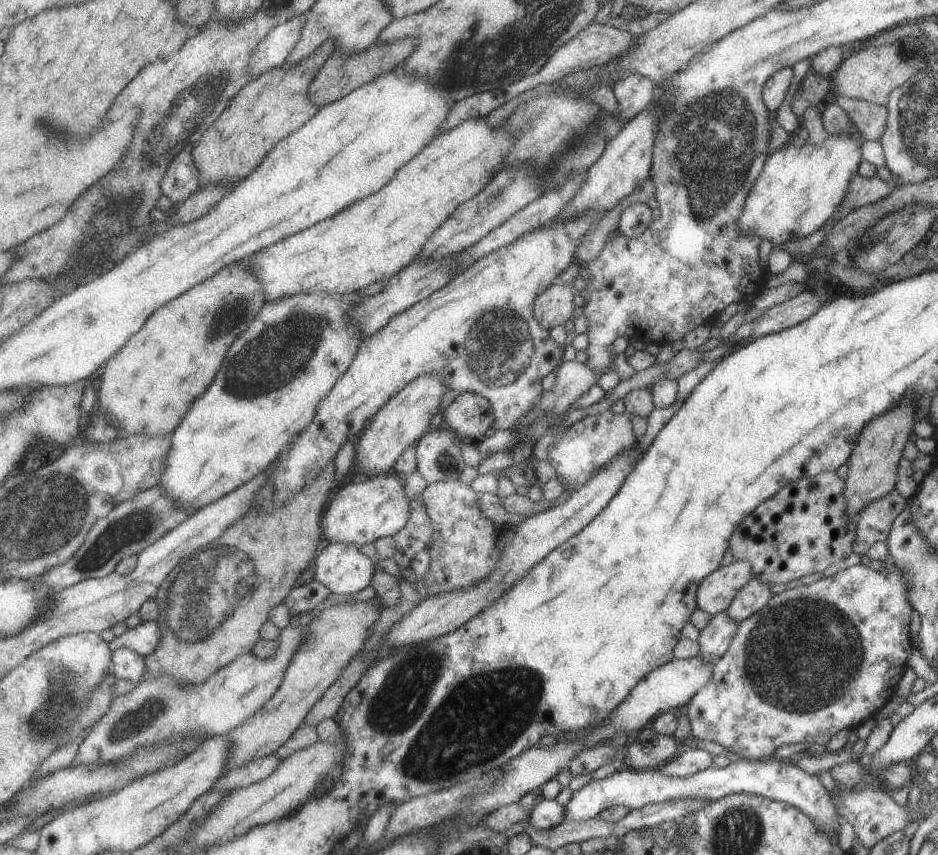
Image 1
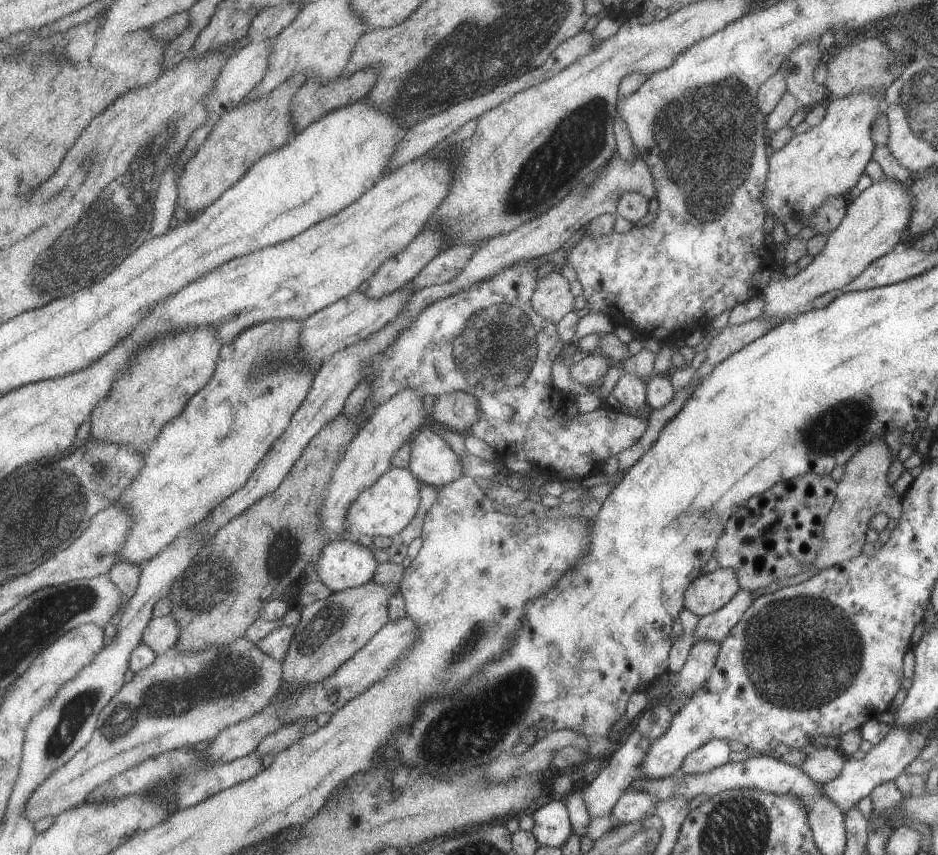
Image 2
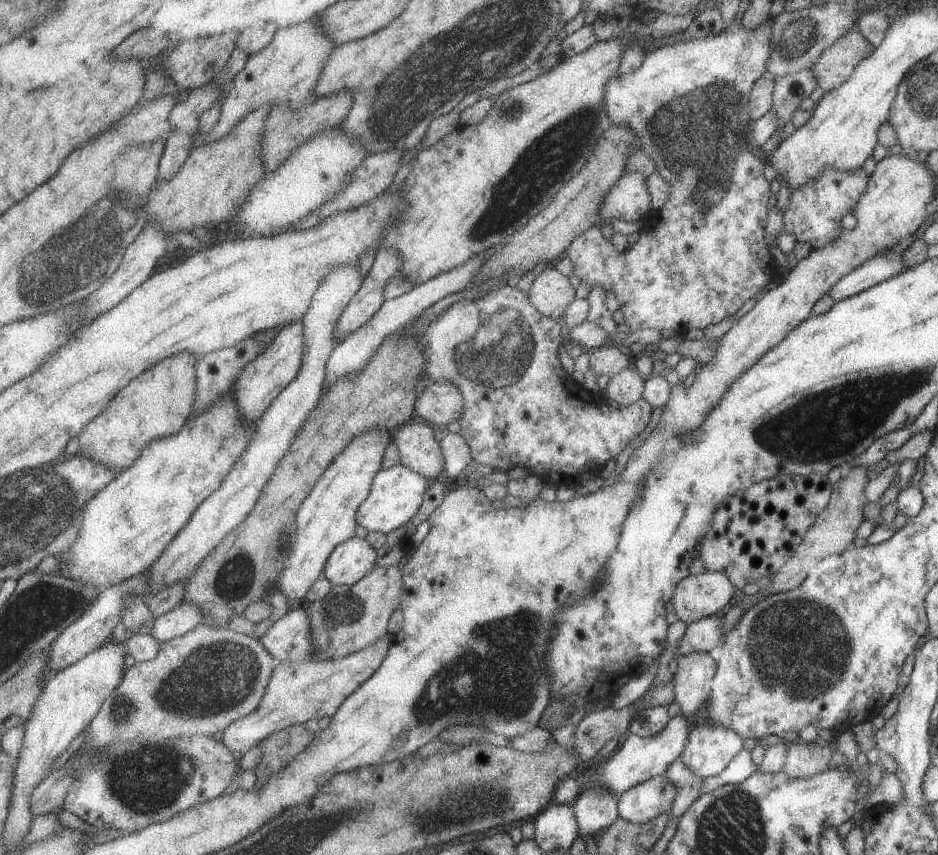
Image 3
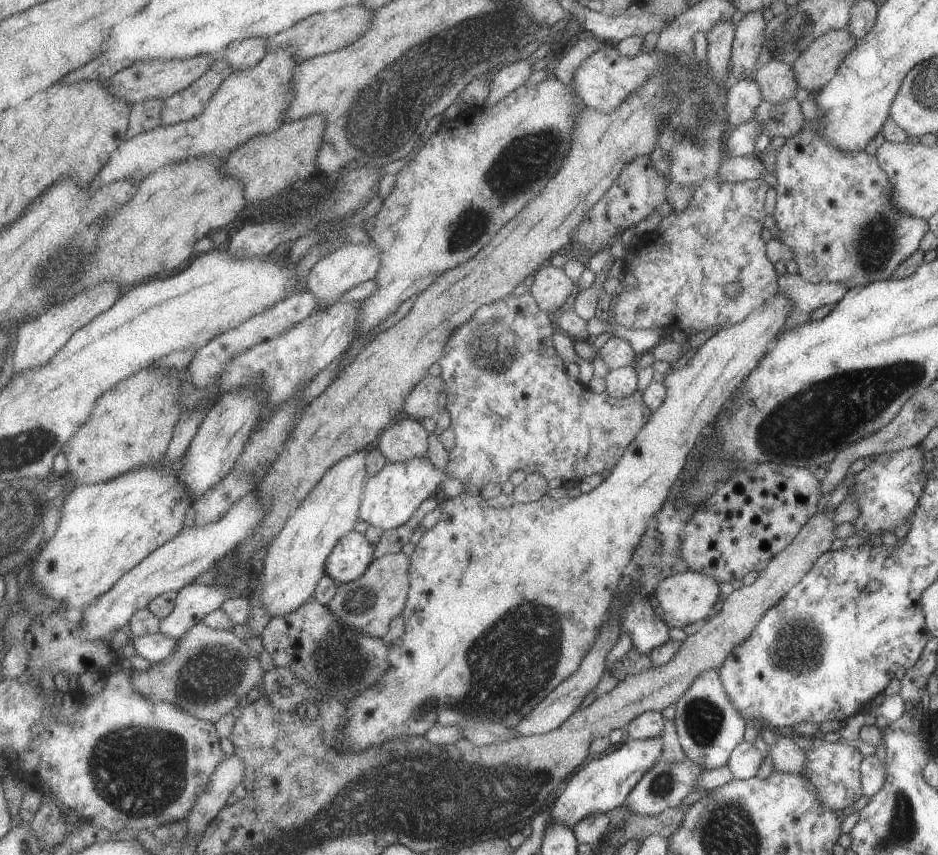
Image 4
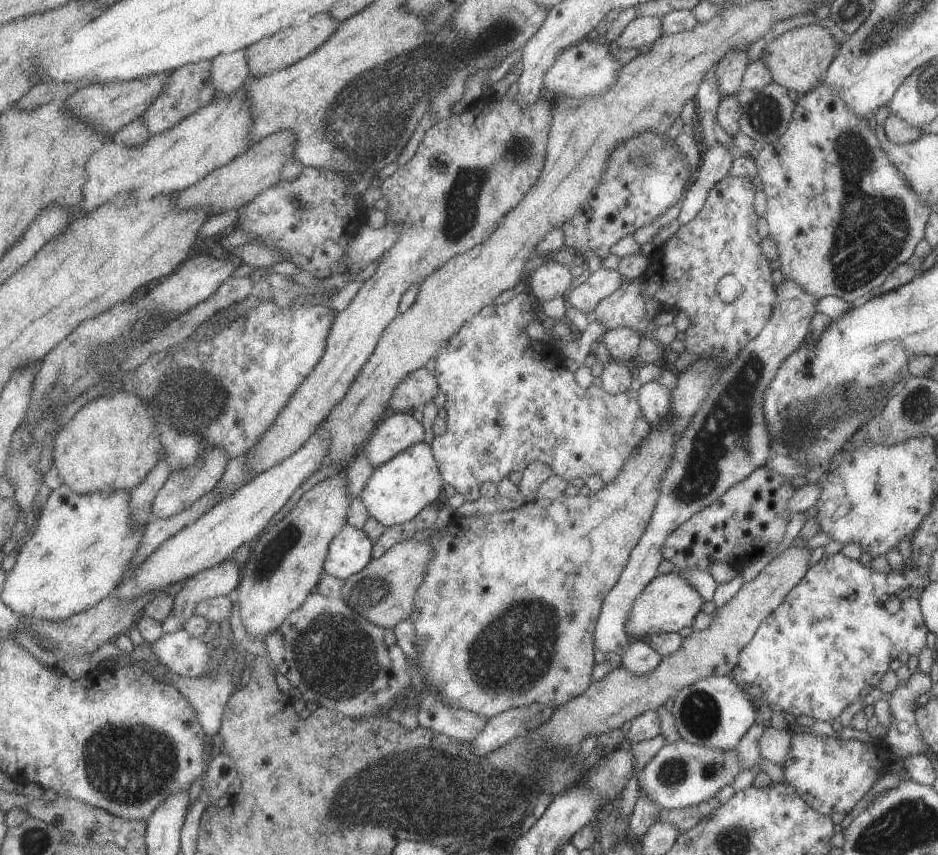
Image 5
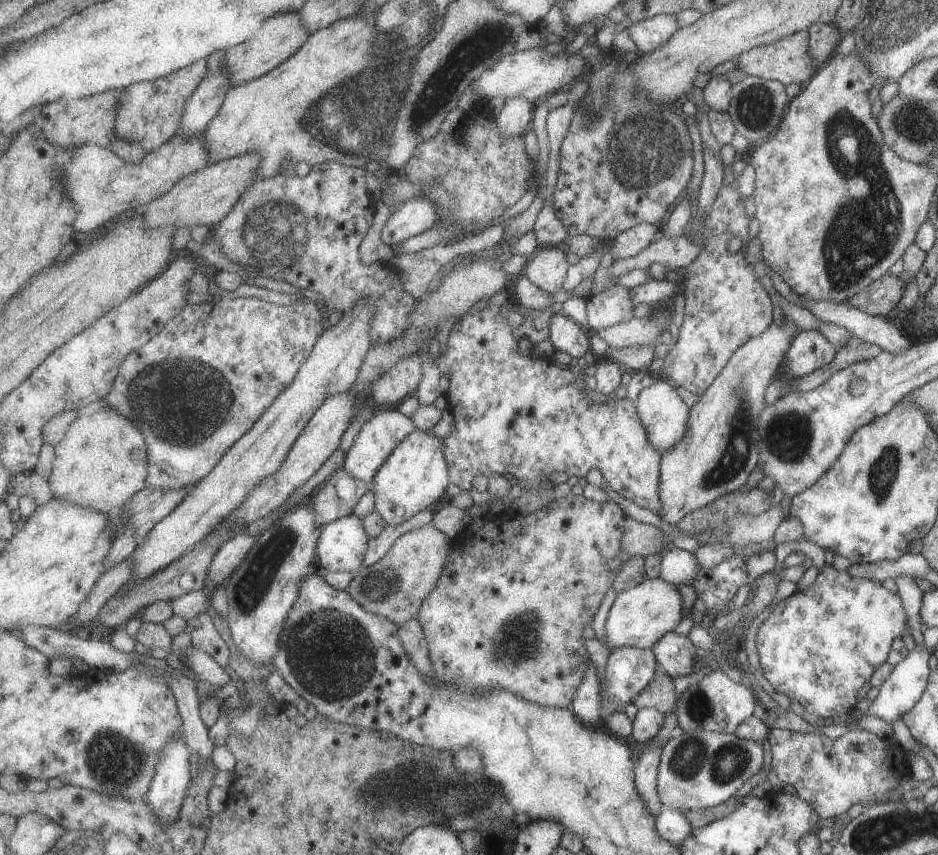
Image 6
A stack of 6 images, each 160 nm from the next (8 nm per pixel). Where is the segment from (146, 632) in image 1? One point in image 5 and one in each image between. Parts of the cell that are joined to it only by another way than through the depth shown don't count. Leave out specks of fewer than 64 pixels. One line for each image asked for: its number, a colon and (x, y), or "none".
2: (163, 633)
3: (187, 617)
4: (195, 602)
5: (222, 580)

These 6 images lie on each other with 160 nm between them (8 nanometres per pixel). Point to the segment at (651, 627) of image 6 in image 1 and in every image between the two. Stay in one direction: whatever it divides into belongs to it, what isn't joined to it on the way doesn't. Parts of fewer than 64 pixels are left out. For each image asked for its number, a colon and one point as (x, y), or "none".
1: (714, 593)
2: (707, 593)
3: (696, 597)
4: (688, 597)
5: (669, 602)

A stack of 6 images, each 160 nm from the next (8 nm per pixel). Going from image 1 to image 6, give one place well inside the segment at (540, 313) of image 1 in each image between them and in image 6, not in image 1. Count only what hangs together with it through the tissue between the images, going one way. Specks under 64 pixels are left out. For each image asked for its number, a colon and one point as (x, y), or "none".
2: (551, 299)
3: (550, 293)
4: (550, 288)
5: (553, 280)
6: (545, 268)

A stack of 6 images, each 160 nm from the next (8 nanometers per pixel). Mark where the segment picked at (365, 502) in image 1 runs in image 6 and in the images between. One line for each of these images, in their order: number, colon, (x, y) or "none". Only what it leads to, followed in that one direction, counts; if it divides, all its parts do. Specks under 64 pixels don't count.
2: (383, 509)
3: (395, 495)
4: (390, 496)
5: (397, 490)
6: (414, 475)

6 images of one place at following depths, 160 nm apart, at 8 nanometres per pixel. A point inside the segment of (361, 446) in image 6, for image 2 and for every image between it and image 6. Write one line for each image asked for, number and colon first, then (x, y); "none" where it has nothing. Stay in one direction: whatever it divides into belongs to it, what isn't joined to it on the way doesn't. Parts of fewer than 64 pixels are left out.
2: (433, 463)
3: (418, 450)
4: (406, 438)
5: (397, 431)

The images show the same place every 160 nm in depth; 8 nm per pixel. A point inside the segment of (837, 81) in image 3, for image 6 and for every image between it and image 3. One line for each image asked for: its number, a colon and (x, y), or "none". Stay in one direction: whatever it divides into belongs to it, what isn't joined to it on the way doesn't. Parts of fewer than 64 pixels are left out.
4: (816, 65)
5: (797, 59)
6: (786, 61)

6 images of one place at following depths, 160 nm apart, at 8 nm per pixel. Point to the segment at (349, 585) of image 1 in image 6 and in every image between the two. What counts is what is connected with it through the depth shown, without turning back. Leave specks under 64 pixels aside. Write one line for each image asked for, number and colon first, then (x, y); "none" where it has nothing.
2: (342, 564)
3: (350, 561)
4: (350, 556)
5: (350, 550)
6: (341, 545)

